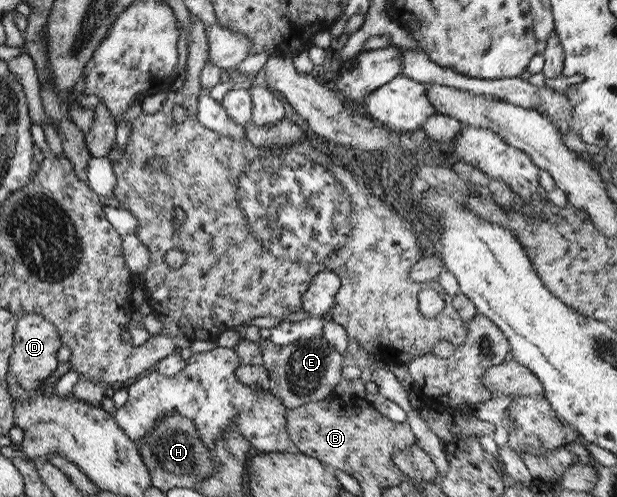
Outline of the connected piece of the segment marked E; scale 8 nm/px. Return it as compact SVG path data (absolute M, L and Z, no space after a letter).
M322 334L317 338L300 340L295 345L276 346L269 339L259 344L262 352L262 365L268 370L266 389L290 410L301 404L308 404L332 394L336 383L341 379L340 369L345 364L344 358L336 349L330 347L326 341L320 341Z

